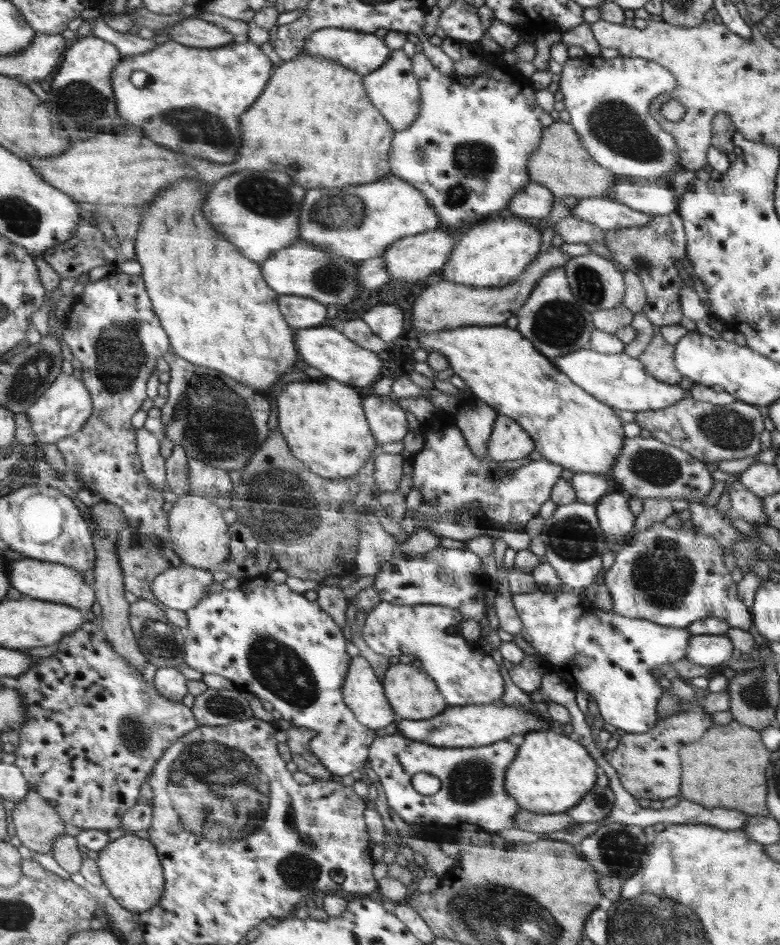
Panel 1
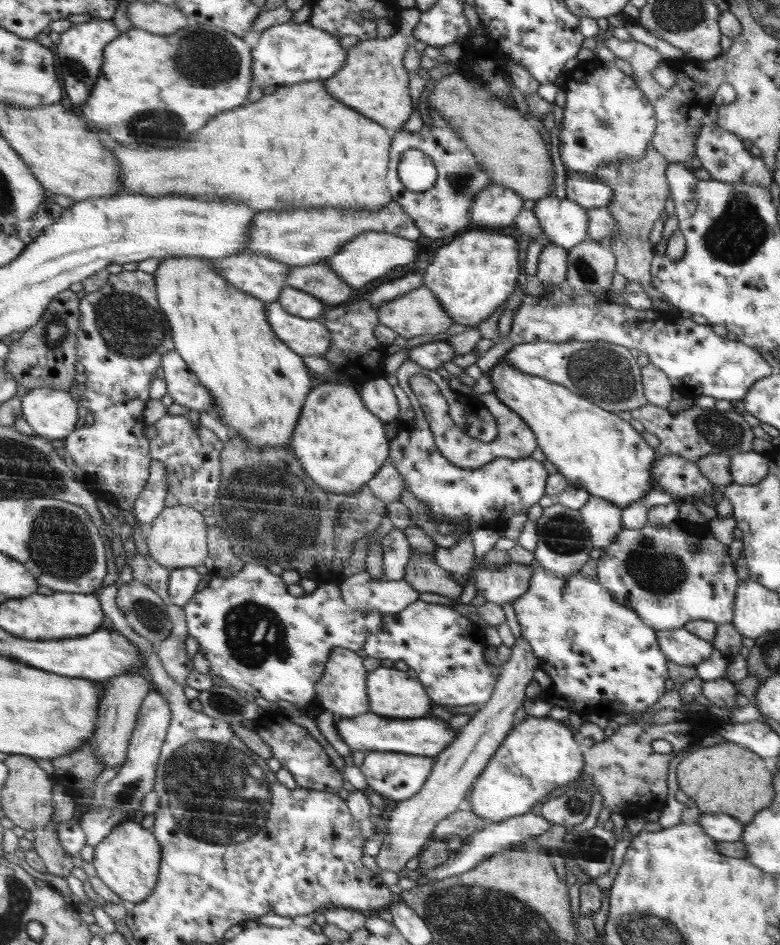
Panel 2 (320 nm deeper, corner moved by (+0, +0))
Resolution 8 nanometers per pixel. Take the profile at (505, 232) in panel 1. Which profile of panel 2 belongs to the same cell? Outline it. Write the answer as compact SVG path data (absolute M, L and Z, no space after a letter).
M472 230L466 232L464 236L450 242L448 246L438 248L434 262L426 268L423 285L430 287L450 317L456 324L474 327L482 320L486 320L499 306L501 306L515 290L516 278L520 274L520 262L518 262L518 244L512 236L504 234L490 234L490 232L480 232Z

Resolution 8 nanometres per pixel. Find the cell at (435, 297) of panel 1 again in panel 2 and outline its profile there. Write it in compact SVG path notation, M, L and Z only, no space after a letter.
M424 285L419 286L412 293L405 294L402 297L393 298L387 304L378 305L375 308L379 317L379 324L383 324L388 328L397 332L398 335L406 339L418 336L419 334L438 334L445 332L454 324L454 319L450 317L450 313L446 311L446 307L438 299L438 295Z

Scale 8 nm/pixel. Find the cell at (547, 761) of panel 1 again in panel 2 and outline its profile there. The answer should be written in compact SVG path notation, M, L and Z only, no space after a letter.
M528 716L517 722L500 745L487 768L479 774L464 806L480 818L500 822L528 813L535 804L551 794L554 788L567 785L582 776L582 752L572 732L550 717Z

